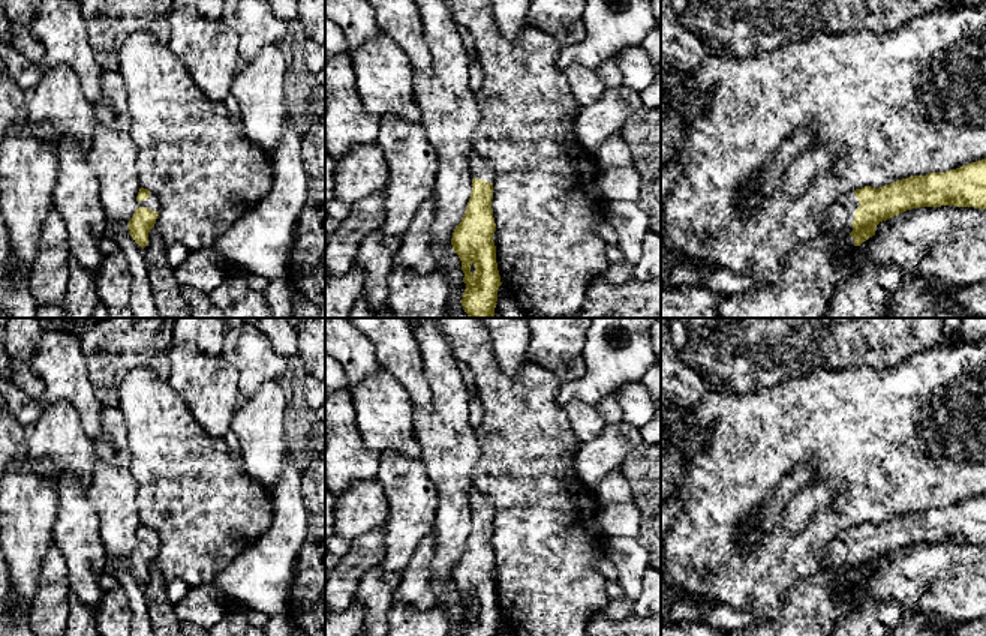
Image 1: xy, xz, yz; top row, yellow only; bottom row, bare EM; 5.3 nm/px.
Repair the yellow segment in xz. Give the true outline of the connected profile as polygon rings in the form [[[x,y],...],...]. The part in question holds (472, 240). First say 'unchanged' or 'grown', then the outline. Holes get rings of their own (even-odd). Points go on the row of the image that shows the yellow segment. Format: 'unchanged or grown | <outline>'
grown | [[[475,150],[469,156],[472,194],[451,238],[453,250],[465,273],[462,306],[469,318],[494,318],[497,290],[502,285],[493,234],[496,224],[492,210],[494,172]]]

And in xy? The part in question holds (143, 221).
grown | [[[141,188],[136,196],[138,207],[127,222],[127,232],[142,249],[148,243],[148,232],[154,226],[159,216],[160,204],[154,194]]]

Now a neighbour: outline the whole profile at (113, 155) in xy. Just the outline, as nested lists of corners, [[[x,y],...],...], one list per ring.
[[[99,124],[85,159],[100,184],[100,202],[109,226],[124,226],[138,207],[141,183],[138,146],[130,132]]]

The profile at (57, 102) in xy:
[[[70,66],[43,68],[39,84],[27,93],[27,110],[33,128],[46,126],[57,142],[70,136],[84,153],[88,152],[99,120]]]

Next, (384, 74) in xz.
[[[381,32],[349,56],[355,70],[355,87],[370,114],[378,118],[396,114],[411,123],[421,123],[412,82],[415,70],[390,36]]]

